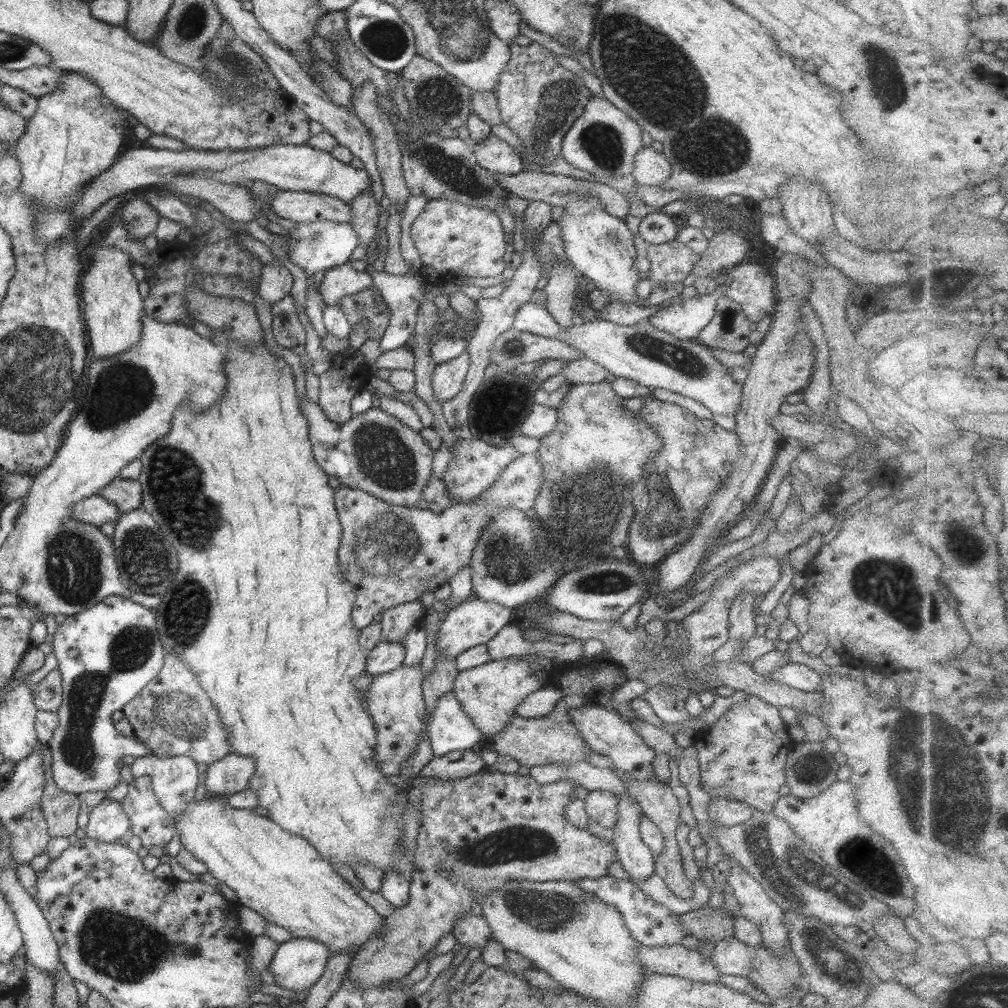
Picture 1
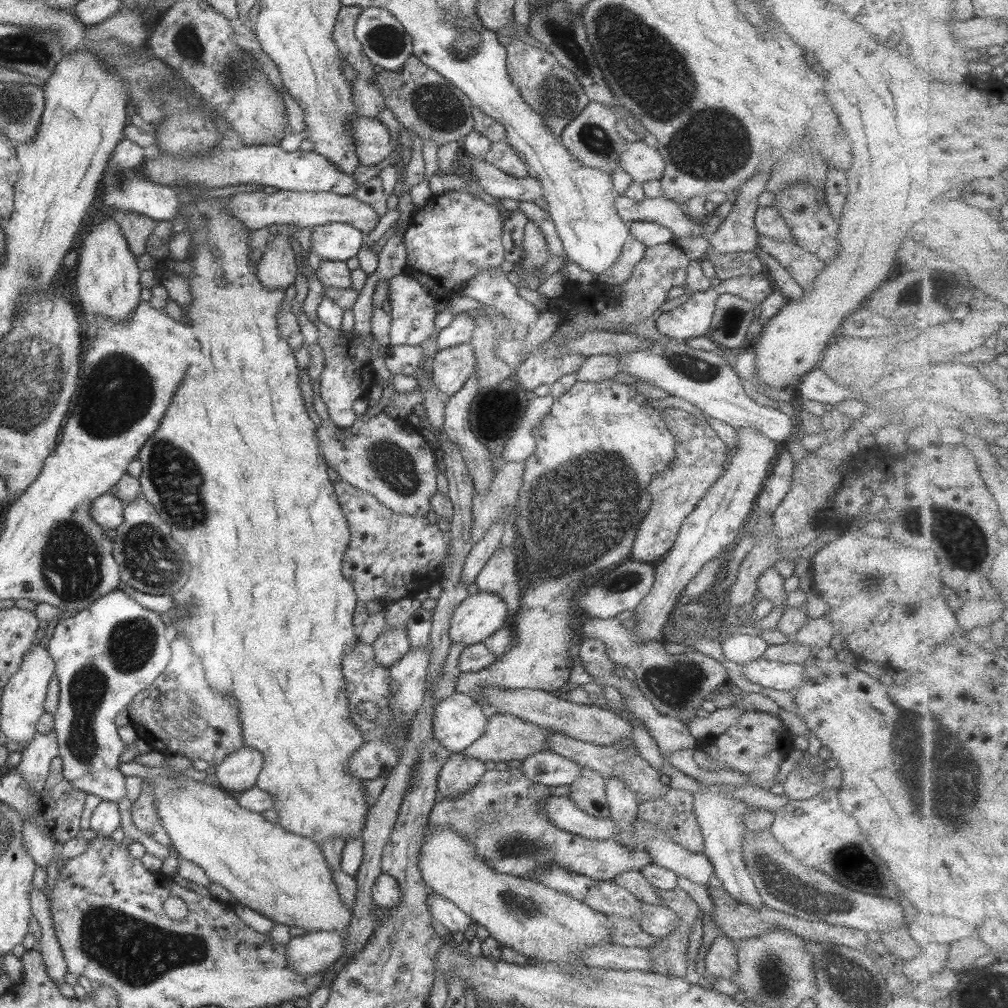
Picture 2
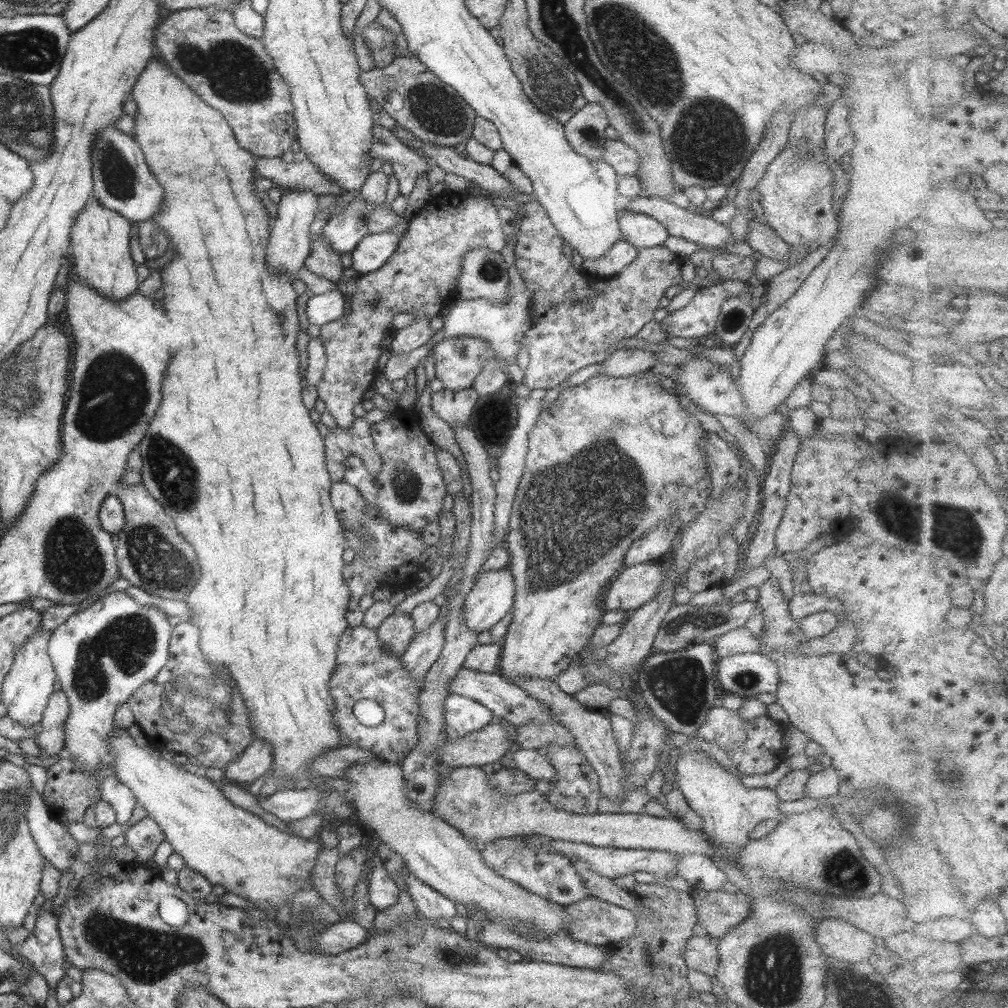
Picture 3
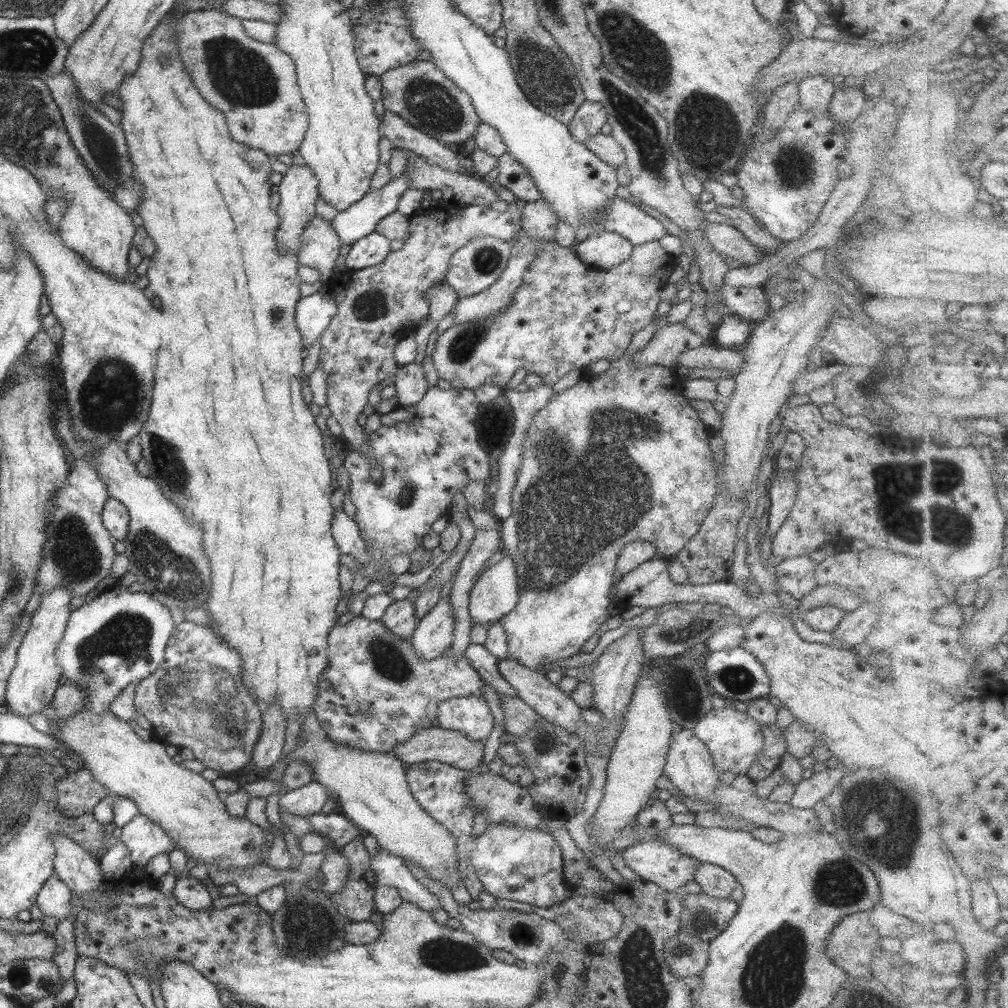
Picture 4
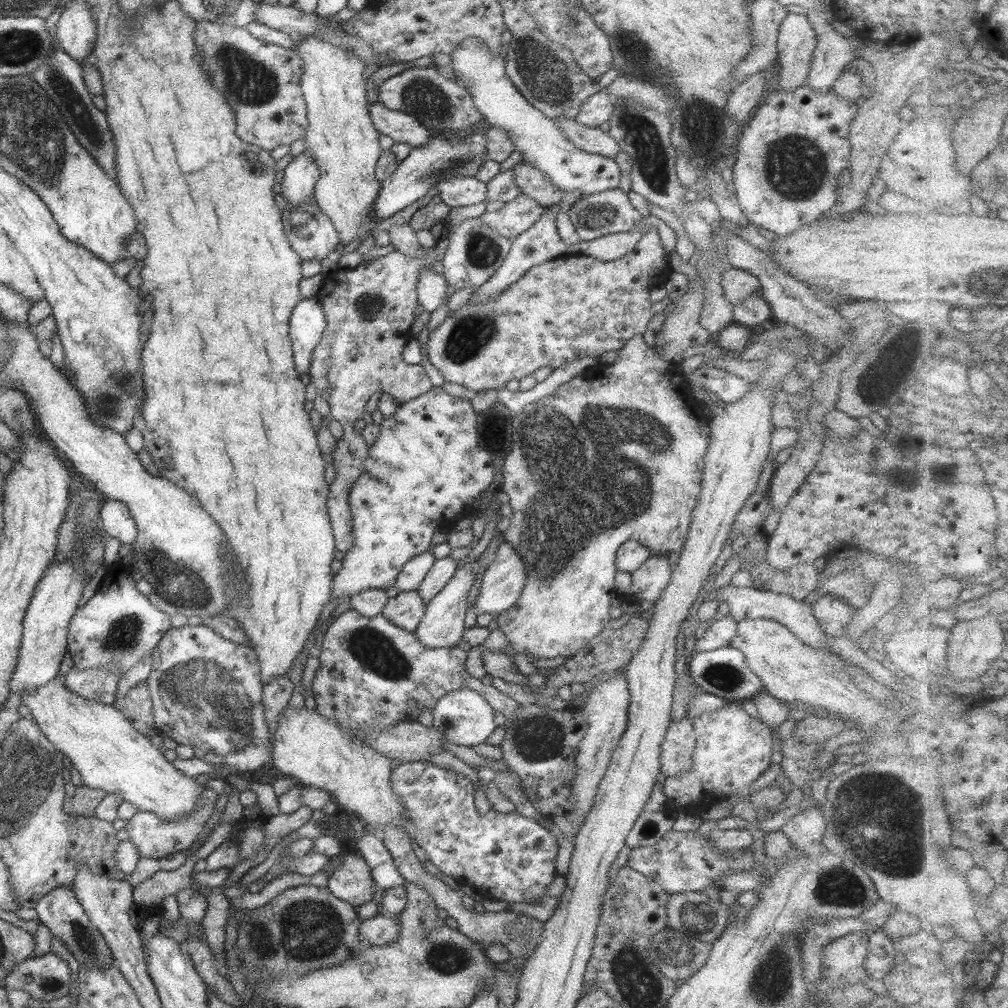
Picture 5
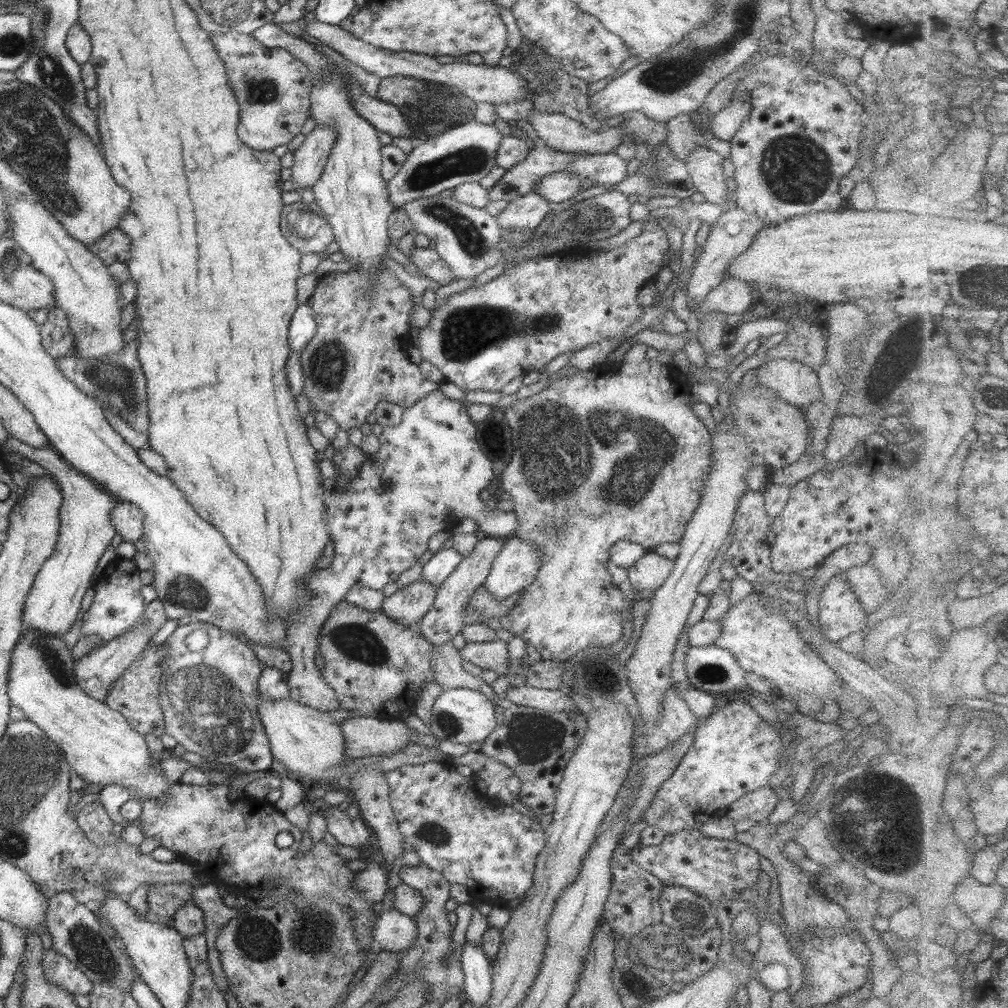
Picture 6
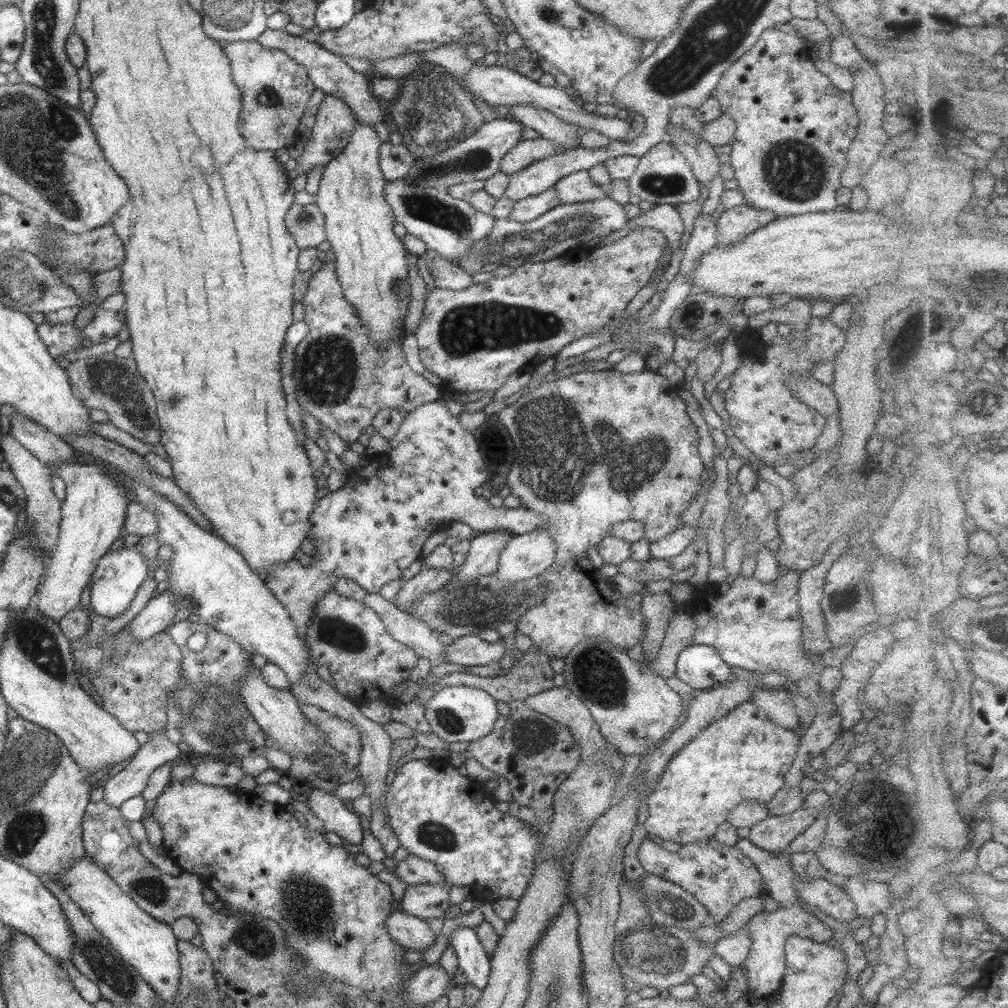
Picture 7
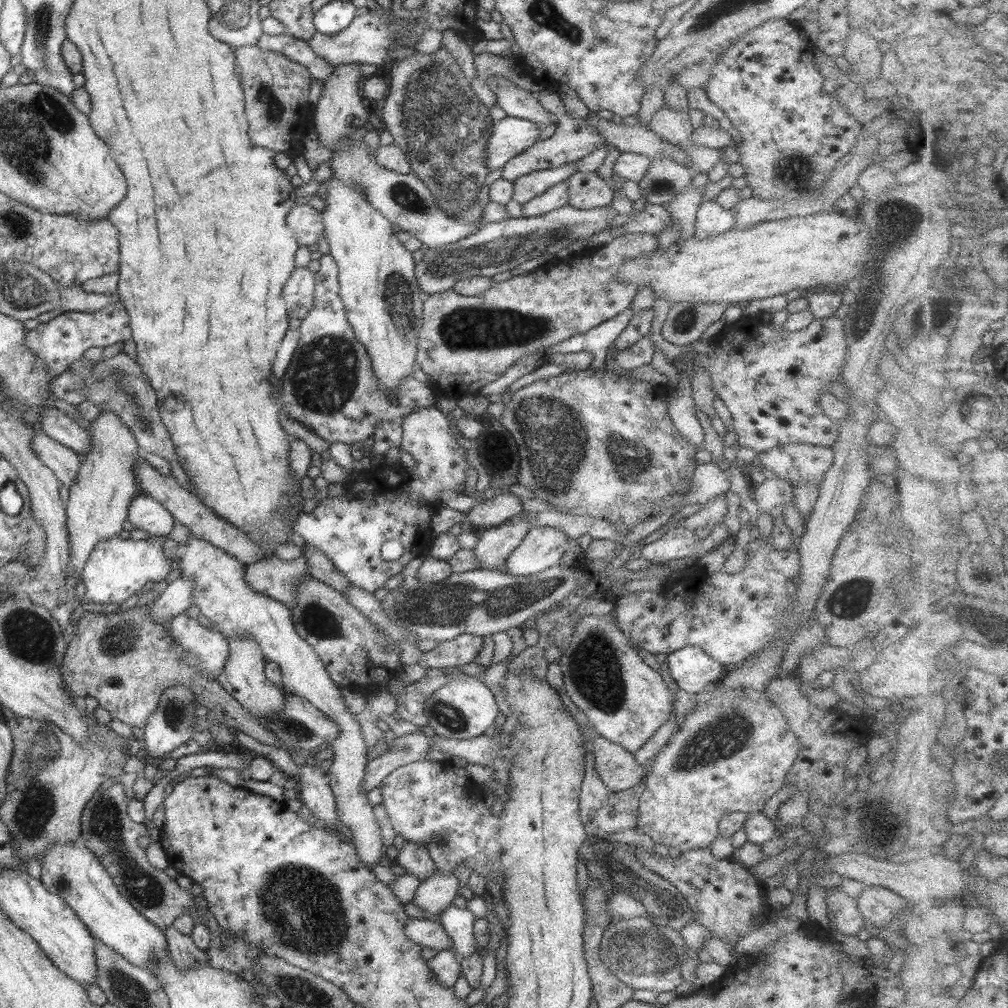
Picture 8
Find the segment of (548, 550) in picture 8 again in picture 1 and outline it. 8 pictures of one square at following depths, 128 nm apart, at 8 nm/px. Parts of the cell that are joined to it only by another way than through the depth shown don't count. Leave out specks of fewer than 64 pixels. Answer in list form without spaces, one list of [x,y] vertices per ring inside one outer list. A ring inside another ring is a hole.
[[[478,598],[461,602],[458,606],[449,610],[449,613],[442,621],[436,635],[436,655],[456,658],[473,646],[486,645],[504,626],[510,624],[512,619],[514,619],[514,610],[499,605],[497,602],[483,601]]]

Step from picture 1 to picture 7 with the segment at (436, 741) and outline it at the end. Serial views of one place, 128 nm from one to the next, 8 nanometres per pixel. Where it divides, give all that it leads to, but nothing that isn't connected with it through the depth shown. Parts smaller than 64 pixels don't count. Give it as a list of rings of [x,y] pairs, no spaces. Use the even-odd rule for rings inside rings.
[[[469,686],[443,687],[425,704],[425,717],[432,733],[446,742],[469,742],[490,734],[498,720],[498,707],[490,694]]]

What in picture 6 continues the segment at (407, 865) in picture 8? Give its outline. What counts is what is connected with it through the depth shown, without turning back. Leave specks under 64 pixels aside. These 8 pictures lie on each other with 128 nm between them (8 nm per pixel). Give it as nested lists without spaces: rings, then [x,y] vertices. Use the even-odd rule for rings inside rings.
[[[414,865],[404,866],[398,873],[400,880],[403,884],[418,890],[424,898],[424,905],[420,909],[420,913],[416,917],[412,917],[414,924],[418,927],[418,939],[416,943],[410,946],[408,951],[402,951],[399,969],[388,979],[394,979],[394,983],[390,981],[390,987],[385,988],[387,980],[381,985],[381,987],[373,994],[373,997],[369,1000],[375,1003],[380,1003],[379,1006],[384,1006],[385,1002],[388,1002],[402,987],[405,987],[410,983],[417,983],[422,981],[427,984],[429,988],[429,994],[427,994],[428,1001],[436,1001],[442,1004],[444,1001],[448,1001],[449,998],[458,997],[460,991],[463,990],[464,986],[464,973],[462,972],[460,951],[451,948],[453,944],[452,932],[450,932],[451,926],[447,919],[446,902],[450,897],[450,883],[447,882],[446,878],[440,874],[440,872],[428,868],[428,866]],[[449,960],[450,963],[447,967],[442,965],[442,962]],[[405,972],[408,975],[398,974]]]

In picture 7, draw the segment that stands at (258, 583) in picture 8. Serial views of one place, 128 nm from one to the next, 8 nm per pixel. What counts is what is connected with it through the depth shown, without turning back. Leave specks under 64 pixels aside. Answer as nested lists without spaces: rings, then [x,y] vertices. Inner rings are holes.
[[[440,397],[435,402],[418,406],[414,411],[404,414],[398,435],[390,439],[388,444],[388,452],[367,457],[361,467],[348,473],[344,486],[315,502],[309,516],[310,530],[307,536],[316,545],[314,563],[309,566],[303,566],[298,560],[278,563],[271,566],[269,573],[260,576],[290,613],[306,646],[305,630],[313,608],[327,590],[333,590],[333,582],[338,575],[352,579],[368,593],[378,593],[384,584],[400,578],[412,562],[422,558],[425,542],[437,529],[446,528],[452,522],[464,522],[472,531],[504,531],[513,536],[533,532],[539,524],[545,522],[545,518],[534,510],[526,507],[495,508],[484,497],[474,495],[474,488],[488,481],[486,464],[480,454],[482,448],[478,446],[480,442],[476,436],[460,425],[458,416],[449,412],[444,398]]]

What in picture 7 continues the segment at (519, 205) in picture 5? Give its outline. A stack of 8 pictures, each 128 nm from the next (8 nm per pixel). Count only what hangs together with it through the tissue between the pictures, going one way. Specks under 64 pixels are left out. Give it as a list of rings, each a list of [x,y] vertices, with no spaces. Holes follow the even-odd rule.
[[[552,187],[544,193],[516,201],[508,218],[518,222],[530,222],[559,205],[560,198]]]

